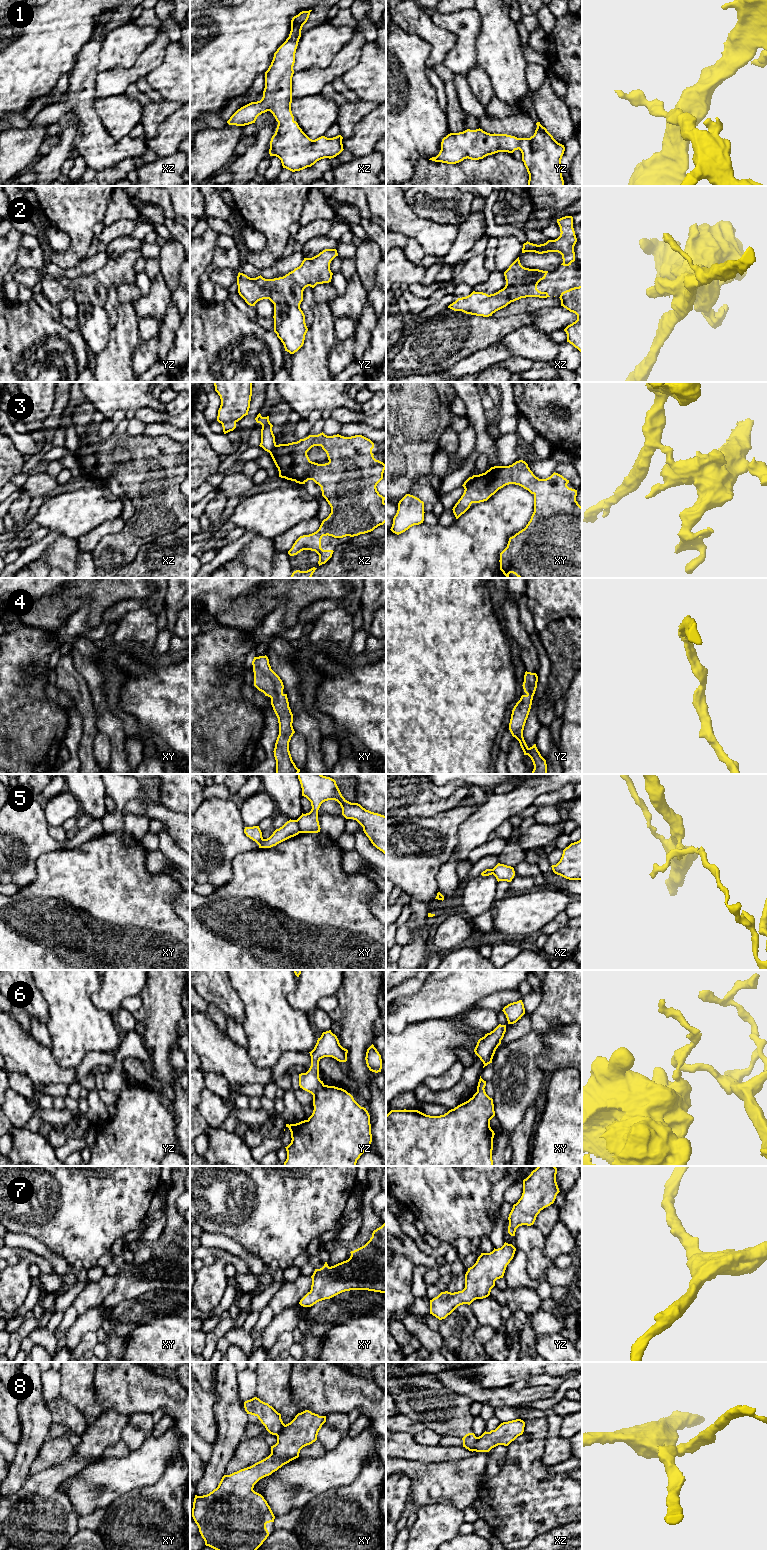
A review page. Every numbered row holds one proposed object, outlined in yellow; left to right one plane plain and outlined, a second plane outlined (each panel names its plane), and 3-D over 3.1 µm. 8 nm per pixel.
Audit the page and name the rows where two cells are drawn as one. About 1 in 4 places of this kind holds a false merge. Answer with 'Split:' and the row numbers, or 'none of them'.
Split: 2, 3, 5, 6, 8

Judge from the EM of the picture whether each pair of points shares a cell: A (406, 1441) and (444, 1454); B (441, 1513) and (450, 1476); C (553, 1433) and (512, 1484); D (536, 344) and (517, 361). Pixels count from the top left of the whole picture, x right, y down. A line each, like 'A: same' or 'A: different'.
A: same
B: different
C: different
D: different

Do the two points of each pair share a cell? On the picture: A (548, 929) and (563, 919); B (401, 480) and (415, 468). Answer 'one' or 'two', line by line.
A: one
B: one

